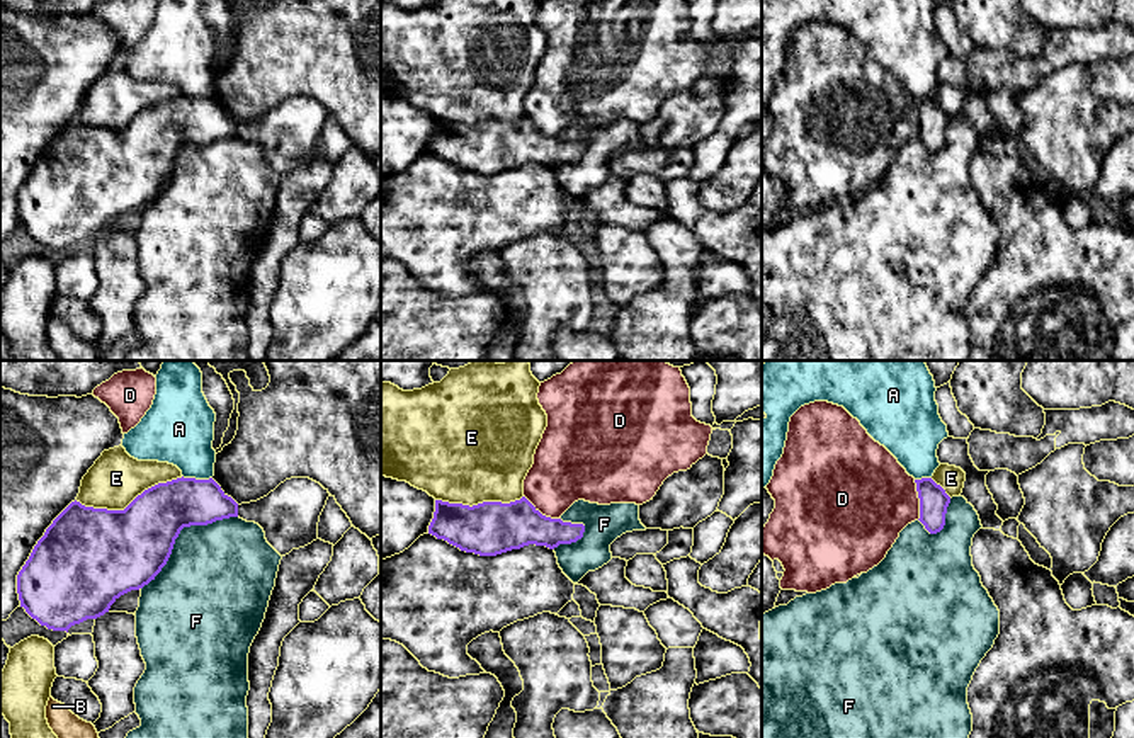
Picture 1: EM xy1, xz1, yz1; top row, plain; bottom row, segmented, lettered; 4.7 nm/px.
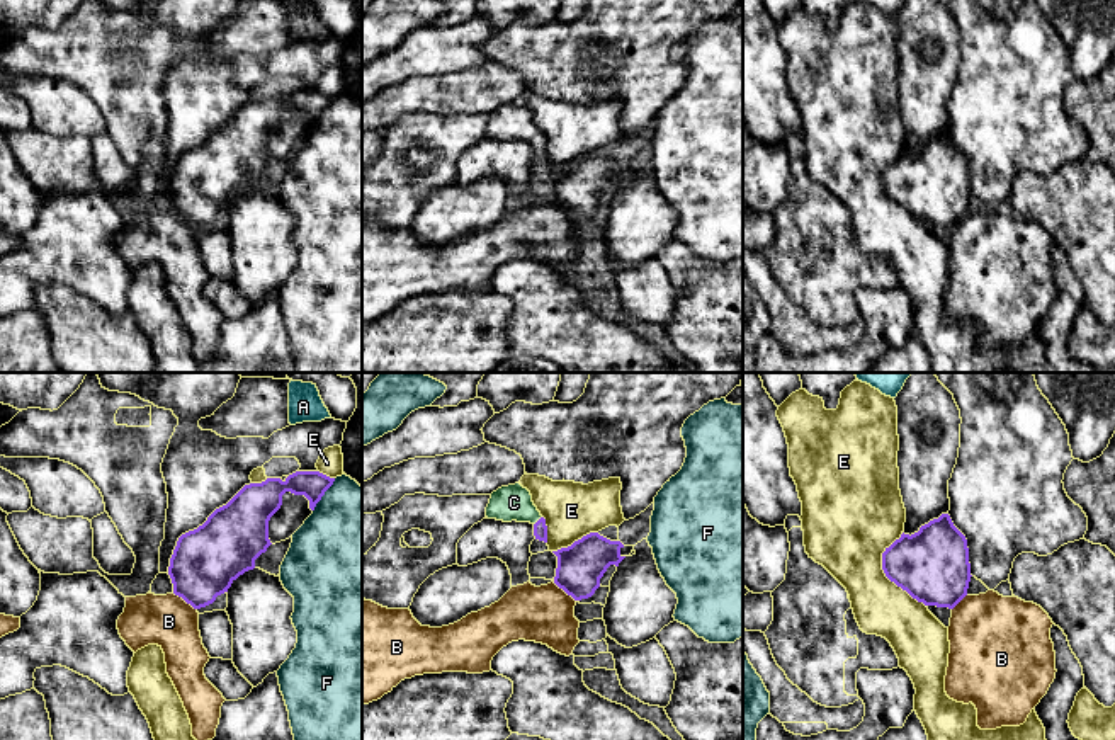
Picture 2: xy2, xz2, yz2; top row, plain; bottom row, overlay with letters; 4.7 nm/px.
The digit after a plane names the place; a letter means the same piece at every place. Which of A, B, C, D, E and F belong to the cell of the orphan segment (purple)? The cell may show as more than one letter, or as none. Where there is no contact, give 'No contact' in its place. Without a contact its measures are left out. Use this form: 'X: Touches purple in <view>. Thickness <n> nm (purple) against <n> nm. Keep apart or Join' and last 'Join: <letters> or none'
A: Touches purple in xy1. Thickness 260 nm (purple) against 320 nm. Keep apart
B: Touches purple in xy2. Thickness 320 nm (purple) against 240 nm. Keep apart
C: Touches purple in xz2. Thickness 60 nm (purple) against 170 nm. Join
D: Touches purple in yz1. Thickness 140 nm (purple) against 440 nm. Keep apart
E: Touches purple in xy1. Thickness 400 nm (purple) against 260 nm. Keep apart
F: Touches purple in xy1. Thickness 360 nm (purple) against 460 nm. Keep apart
Join: C

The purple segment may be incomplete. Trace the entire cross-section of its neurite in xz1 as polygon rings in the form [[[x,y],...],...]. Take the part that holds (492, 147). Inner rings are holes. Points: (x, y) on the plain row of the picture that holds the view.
[[[525,116],[520,119],[462,124],[435,119],[428,153],[466,172],[496,175],[529,163],[549,168],[583,156],[585,145],[542,134]]]

